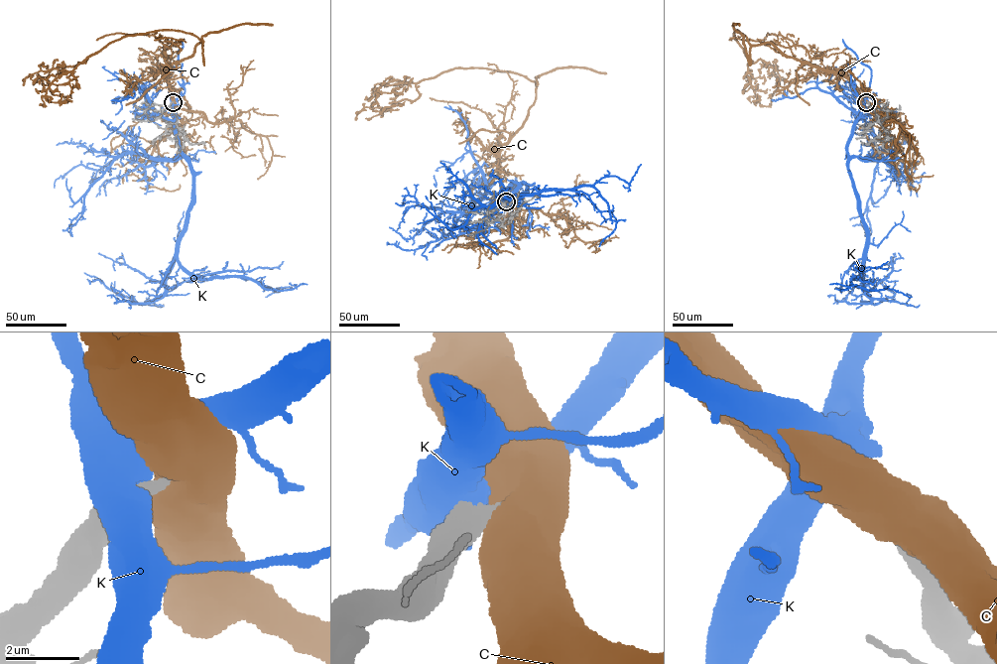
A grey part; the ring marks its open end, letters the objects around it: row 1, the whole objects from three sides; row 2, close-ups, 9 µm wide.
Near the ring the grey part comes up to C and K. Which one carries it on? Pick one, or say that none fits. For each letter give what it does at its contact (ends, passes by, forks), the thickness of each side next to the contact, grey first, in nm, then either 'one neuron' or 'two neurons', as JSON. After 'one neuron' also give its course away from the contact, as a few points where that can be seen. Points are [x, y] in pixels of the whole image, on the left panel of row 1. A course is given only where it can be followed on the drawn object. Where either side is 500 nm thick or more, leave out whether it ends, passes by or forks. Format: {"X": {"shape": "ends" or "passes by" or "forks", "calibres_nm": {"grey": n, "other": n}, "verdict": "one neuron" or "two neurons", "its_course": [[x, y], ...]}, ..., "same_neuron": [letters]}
{"C": {"calibres_nm": {"grey": 600, "other": 1100}, "verdict": "two neurons"}, "K": {"calibres_nm": {"grey": 650, "other": 800}, "verdict": "two neurons"}, "same_neuron": []}

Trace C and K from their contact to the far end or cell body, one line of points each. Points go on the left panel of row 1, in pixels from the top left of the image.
C: (173, 102), (166, 68), (202, 45), (176, 30), (128, 35), (80, 64), (53, 67), (50, 90), (71, 98)
K: (173, 101), (176, 137), (192, 176), (178, 261), (204, 278), (243, 276), (282, 288), (265, 297)

